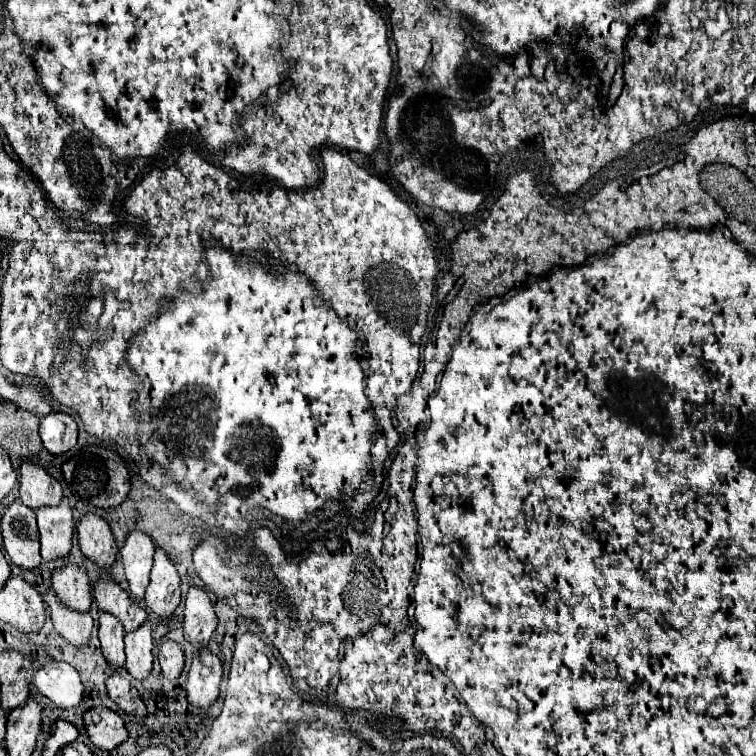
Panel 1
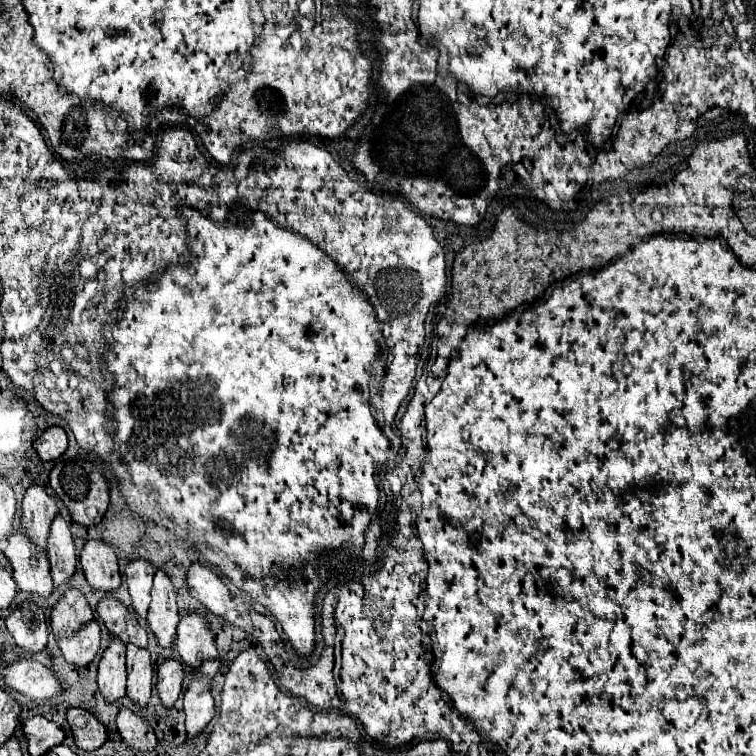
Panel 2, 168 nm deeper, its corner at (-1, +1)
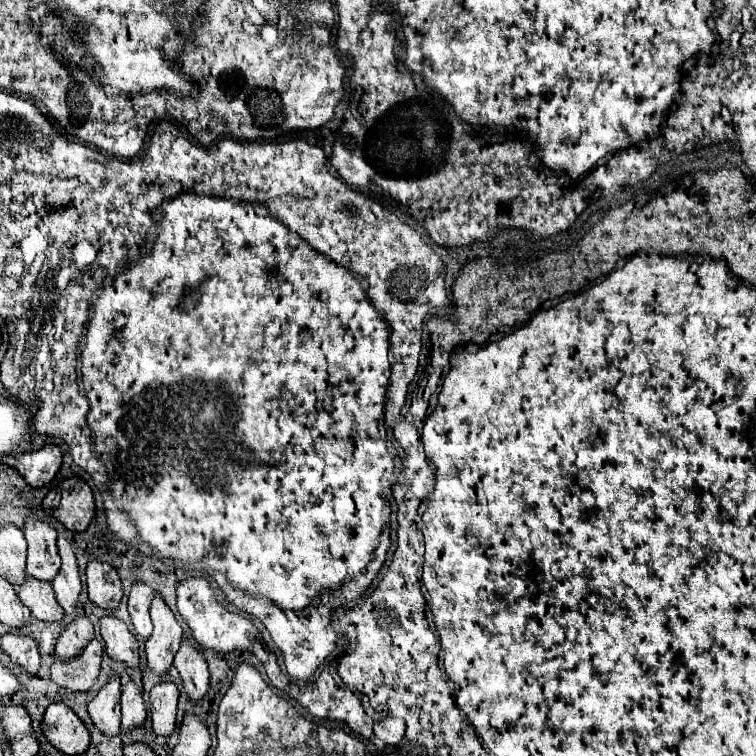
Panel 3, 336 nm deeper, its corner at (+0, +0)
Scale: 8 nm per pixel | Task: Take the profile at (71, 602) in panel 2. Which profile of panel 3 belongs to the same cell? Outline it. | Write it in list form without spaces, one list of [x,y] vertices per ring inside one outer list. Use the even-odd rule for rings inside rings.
[[[79,616],[63,630],[55,646],[55,656],[63,662],[69,662],[77,658],[93,638],[95,638],[93,624],[89,622],[87,616]]]

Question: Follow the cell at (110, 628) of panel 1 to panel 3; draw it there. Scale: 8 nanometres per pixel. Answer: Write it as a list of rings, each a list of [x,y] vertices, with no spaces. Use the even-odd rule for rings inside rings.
[[[111,676],[109,684],[105,684],[103,690],[89,702],[89,716],[93,720],[93,726],[107,738],[119,734],[119,720],[121,720],[119,698],[121,698],[119,678]]]

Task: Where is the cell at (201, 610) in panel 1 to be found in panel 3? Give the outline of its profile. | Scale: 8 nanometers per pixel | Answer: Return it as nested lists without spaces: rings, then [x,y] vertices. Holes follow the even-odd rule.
[[[183,640],[179,652],[175,654],[175,668],[179,670],[187,698],[193,704],[199,704],[209,690],[209,670],[205,658],[187,640]]]

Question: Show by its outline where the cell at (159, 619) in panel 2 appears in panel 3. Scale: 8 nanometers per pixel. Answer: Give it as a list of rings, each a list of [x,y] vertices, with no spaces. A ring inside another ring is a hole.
[[[159,594],[155,596],[155,600],[151,604],[151,618],[153,618],[155,630],[145,644],[147,662],[155,674],[165,676],[179,650],[183,632],[175,620],[173,612],[169,610],[169,606],[163,602],[163,598]]]

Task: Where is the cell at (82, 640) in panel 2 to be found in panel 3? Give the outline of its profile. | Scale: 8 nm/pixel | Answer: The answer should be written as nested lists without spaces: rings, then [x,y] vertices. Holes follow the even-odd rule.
[[[91,640],[89,648],[73,660],[73,664],[55,664],[51,666],[51,680],[59,688],[67,688],[71,692],[89,692],[99,676],[99,664],[103,656],[103,646],[99,640]]]

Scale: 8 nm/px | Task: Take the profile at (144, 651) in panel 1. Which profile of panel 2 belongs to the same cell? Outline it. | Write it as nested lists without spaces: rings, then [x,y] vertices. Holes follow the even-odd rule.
[[[126,645],[126,669],[128,669],[126,695],[138,705],[146,705],[150,701],[152,675],[154,675],[150,651]]]

